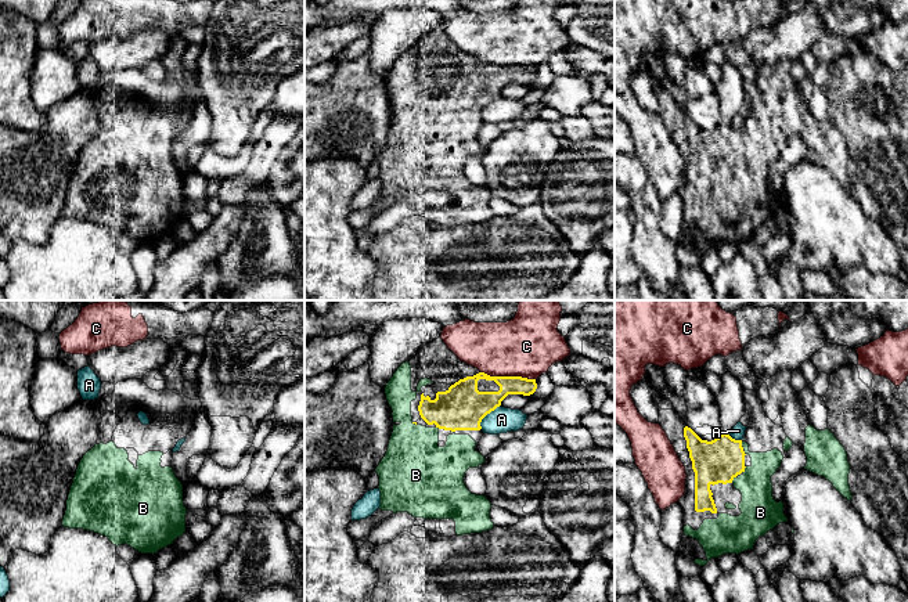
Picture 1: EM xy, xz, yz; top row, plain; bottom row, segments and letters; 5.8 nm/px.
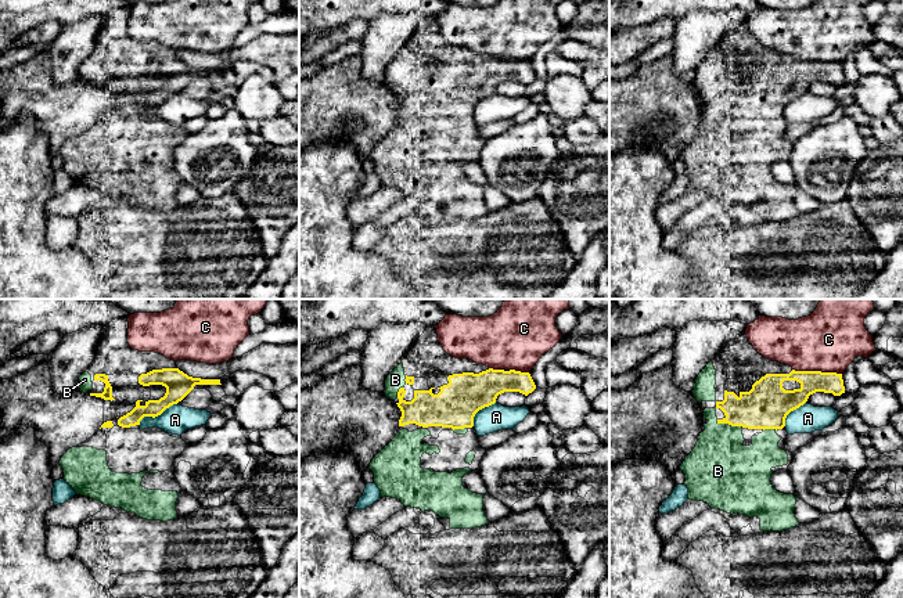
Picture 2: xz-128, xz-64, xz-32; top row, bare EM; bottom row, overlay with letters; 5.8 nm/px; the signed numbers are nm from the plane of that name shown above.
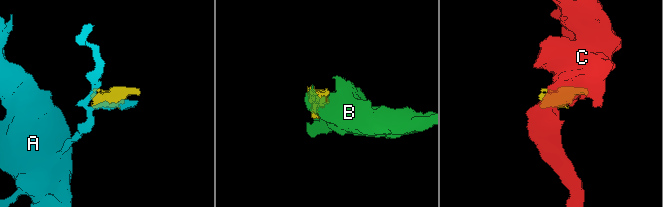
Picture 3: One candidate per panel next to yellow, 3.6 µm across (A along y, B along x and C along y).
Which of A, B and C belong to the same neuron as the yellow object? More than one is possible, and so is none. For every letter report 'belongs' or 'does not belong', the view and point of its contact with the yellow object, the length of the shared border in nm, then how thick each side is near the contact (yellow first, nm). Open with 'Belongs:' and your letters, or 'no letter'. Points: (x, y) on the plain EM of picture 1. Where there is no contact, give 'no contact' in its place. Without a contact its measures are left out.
Belongs: B
A: does not belong; contact xz (486, 104); length 180 nm; calibres 260 and 150 nm
B: belongs; contact yz (741, 136); length 50 nm; calibres 260 and 190 nm
C: does not belong; contact xz (508, 67); length 320 nm; calibres 170 and 360 nm

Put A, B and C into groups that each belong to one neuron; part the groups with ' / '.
A / B / C

